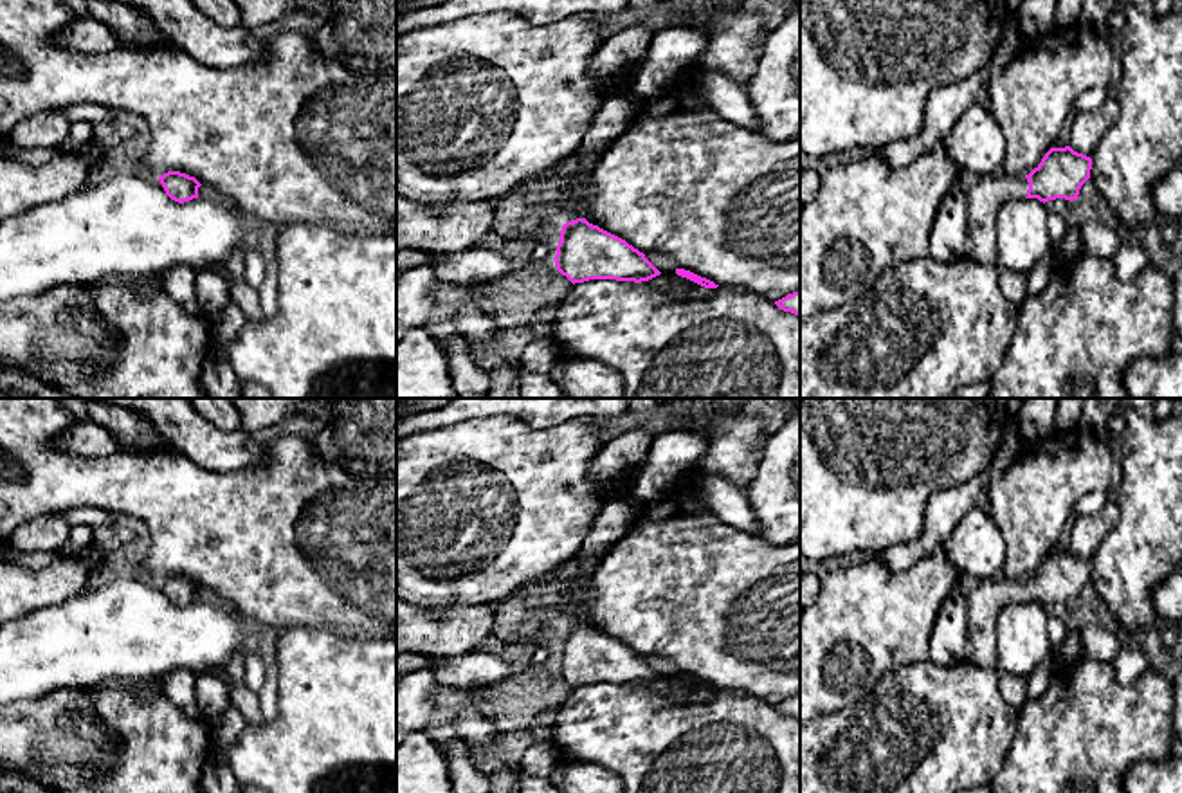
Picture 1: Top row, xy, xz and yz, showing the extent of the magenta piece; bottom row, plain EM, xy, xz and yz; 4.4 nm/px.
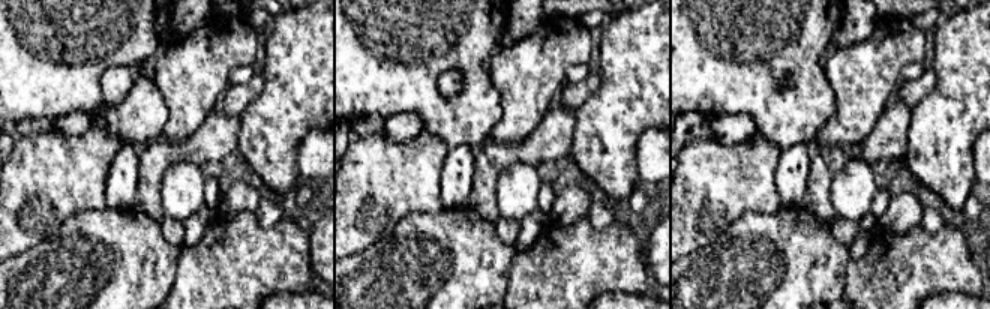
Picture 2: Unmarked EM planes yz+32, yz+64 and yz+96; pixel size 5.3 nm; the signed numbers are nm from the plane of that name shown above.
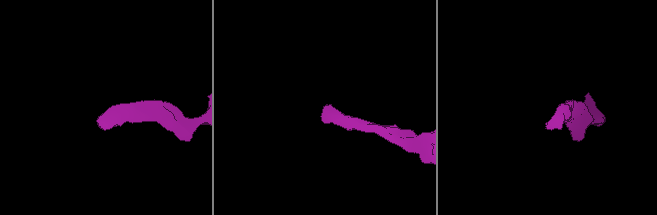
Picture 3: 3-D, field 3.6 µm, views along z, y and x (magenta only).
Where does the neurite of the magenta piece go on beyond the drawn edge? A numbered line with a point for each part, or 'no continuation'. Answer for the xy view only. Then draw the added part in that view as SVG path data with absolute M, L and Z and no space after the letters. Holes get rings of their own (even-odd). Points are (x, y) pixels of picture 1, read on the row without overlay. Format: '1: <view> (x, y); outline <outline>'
no continuation

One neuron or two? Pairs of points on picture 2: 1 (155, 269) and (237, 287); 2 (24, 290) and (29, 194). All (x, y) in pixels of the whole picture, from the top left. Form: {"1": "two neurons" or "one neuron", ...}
{"1": "two neurons", "2": "two neurons"}

